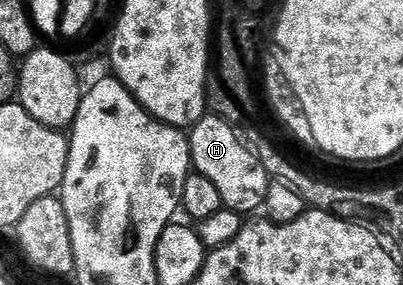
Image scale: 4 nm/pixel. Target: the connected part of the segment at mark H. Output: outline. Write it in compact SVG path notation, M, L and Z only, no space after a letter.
M207 113L189 128L191 166L201 177L206 177L221 193L224 208L236 211L242 217L251 217L262 208L269 193L272 176L261 165L258 155L243 144L236 128L221 117Z

